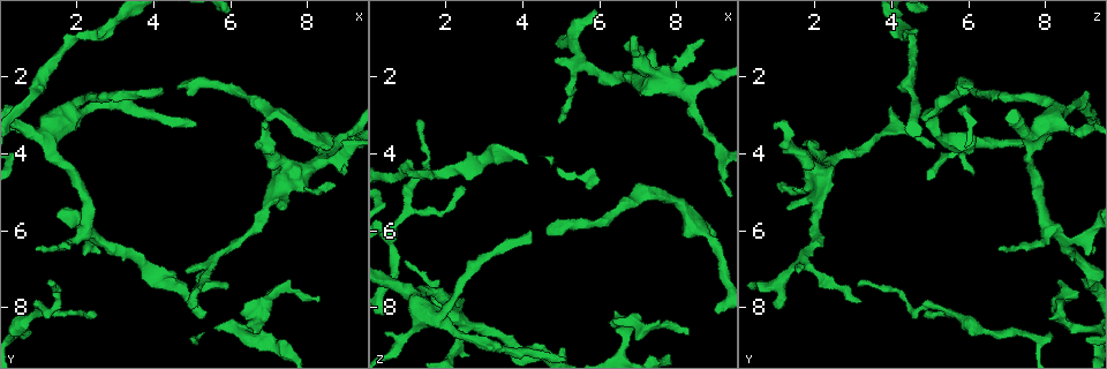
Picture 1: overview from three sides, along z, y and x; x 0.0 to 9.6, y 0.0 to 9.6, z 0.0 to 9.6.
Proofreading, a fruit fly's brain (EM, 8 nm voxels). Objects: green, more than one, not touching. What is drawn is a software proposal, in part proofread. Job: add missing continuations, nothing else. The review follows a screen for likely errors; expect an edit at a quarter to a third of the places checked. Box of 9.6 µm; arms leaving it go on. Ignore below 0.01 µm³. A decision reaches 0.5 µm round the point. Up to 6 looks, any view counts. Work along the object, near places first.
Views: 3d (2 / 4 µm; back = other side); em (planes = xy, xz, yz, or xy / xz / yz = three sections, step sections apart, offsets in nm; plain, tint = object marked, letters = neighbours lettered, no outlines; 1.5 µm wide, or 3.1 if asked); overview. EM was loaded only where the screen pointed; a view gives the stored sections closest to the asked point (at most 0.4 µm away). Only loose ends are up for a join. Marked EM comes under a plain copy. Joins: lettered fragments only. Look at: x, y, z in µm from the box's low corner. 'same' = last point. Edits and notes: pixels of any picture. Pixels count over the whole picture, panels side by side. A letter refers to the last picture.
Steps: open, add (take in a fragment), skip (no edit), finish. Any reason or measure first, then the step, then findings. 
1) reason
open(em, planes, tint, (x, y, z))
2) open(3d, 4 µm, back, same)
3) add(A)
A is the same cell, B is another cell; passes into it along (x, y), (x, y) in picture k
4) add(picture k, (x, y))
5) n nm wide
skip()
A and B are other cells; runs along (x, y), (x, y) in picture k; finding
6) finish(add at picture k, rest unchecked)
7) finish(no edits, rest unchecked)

branch stops here
open(3d, 2 µm, back, (4.95, 8.05, 1.05))

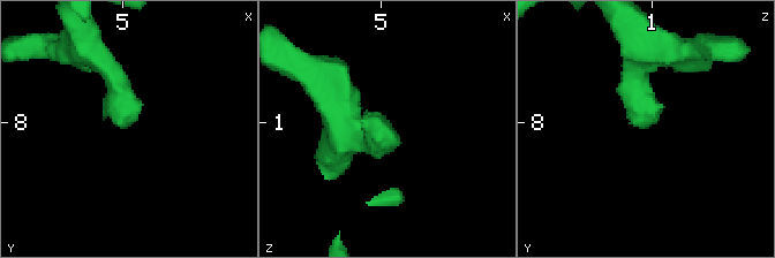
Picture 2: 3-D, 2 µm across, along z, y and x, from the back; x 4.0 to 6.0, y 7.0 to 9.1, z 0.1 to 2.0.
open(em, xy, step 8, letters, (4.98, 7.98, 0.98))

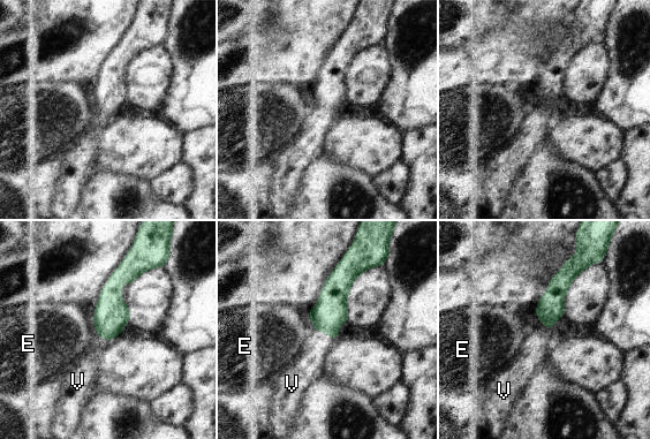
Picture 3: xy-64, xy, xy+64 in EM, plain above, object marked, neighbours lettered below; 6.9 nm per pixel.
add(V)
V is the same cell, E is another cell; it goes on there

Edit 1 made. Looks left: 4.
see it whole again
open(overview)

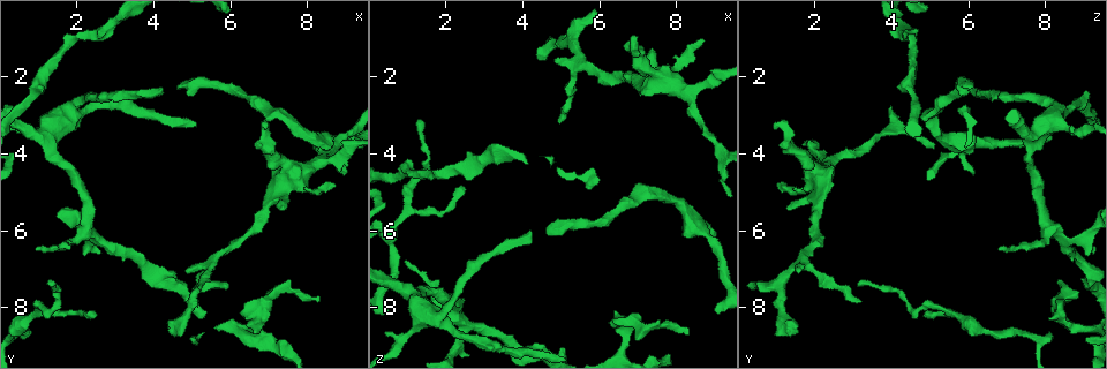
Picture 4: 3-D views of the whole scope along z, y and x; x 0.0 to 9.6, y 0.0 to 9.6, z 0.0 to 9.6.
branch stops here
open(3d, 2 µm, (8.65, 4.90, 1.05))

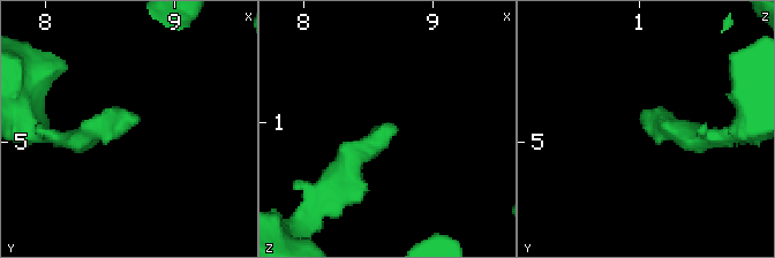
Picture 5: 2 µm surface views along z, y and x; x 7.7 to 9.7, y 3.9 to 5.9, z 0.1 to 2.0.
open(em, planes, letters, (8.72, 4.88, 1.04))

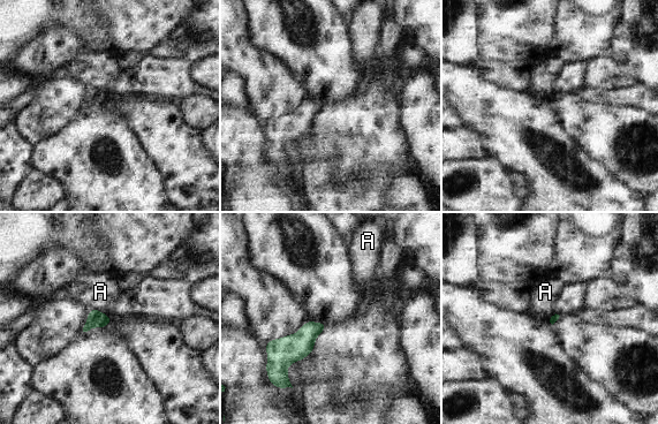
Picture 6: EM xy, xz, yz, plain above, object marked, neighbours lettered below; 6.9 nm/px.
skip()
A is another cell; border along (90, 308), (104, 312), (111, 320) in picture 6; no lettered fragment goes on from it

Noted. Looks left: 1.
finish(add at picture 3, rest unchecked)

